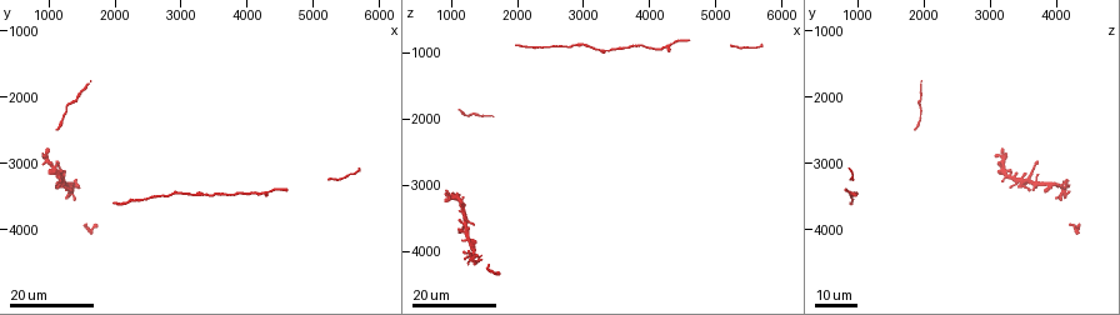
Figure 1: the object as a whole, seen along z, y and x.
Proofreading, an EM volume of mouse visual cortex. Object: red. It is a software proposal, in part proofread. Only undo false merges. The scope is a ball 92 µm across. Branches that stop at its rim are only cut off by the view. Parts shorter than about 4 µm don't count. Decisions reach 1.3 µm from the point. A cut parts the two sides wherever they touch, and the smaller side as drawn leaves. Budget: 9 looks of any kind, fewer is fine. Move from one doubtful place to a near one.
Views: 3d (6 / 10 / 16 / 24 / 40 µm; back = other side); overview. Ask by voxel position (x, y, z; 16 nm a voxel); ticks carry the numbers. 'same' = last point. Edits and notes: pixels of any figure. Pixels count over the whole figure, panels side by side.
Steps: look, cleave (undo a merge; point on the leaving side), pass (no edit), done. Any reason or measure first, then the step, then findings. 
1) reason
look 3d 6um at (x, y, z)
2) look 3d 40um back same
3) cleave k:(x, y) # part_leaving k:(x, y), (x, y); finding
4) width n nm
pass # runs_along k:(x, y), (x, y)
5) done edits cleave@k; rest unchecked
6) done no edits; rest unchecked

two arms in line, one across
look 3d 24um at (4300, 3400, 850)

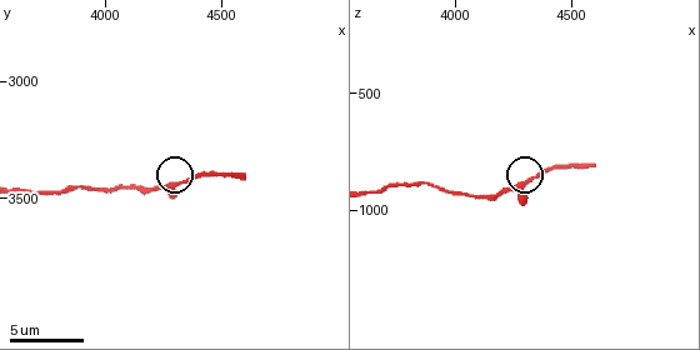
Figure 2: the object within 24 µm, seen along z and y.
look 3d 10um at (4300, 3430, 880)

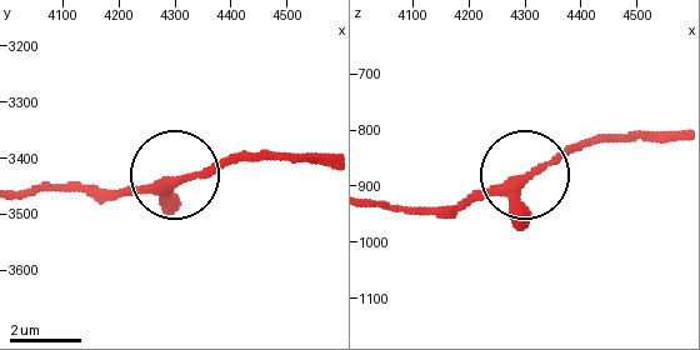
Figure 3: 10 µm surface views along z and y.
arms 3
pass # runs_along 3:(373, 206), (461, 206), (593, 138); continuous, no second neuron

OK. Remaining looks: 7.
calibre changes
look 3d 16um at (2550, 3550, 900)

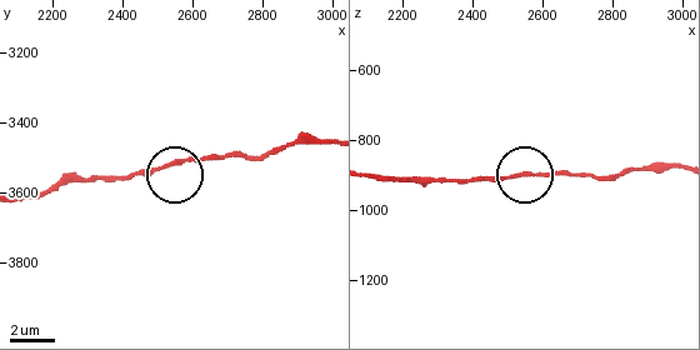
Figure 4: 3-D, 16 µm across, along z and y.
closer look
look 3d 10um at (2510, 3530, 910)

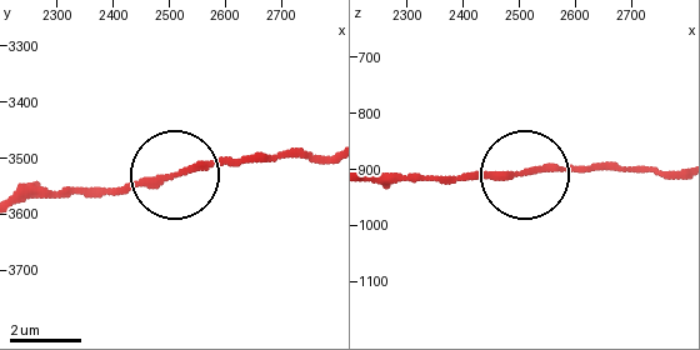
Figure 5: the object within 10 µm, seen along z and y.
width 200 nm
pass # runs_along 5:(21, 204), (39, 195), (120, 195), (200, 168), (296, 159); all the same neuron

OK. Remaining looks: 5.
calibre changes
look 3d 24um at (2800, 3500, 900)

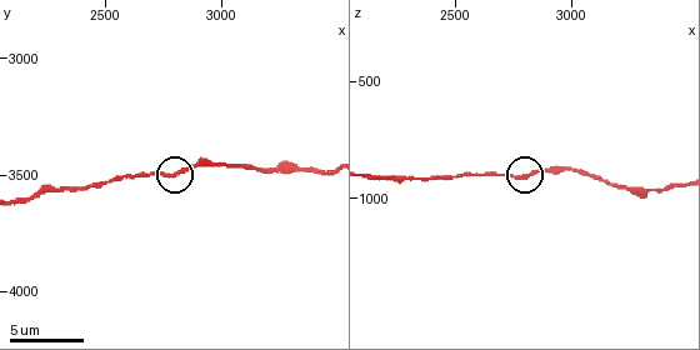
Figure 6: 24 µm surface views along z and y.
look 3d 10um at (2830, 3490, 890)

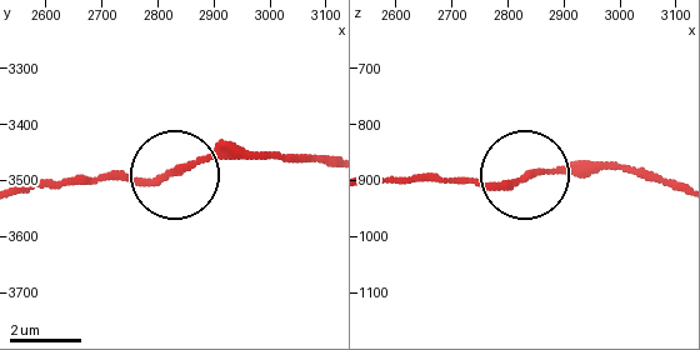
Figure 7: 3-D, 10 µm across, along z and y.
zoom in
look 3d 6um at (2845, 3485, 890)

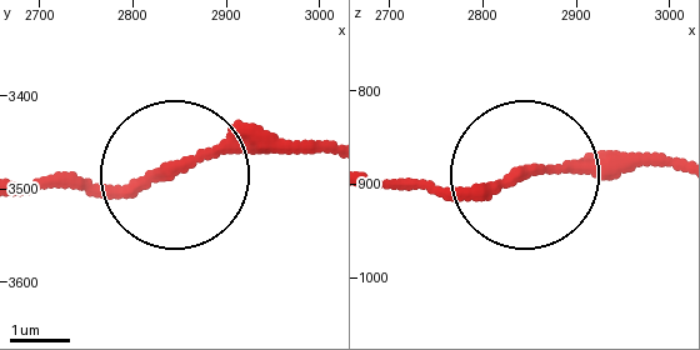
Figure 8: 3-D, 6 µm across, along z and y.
pass # runs_along 8:(374, 188), (673, 158); one neuron here

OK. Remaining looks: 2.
sudden change in width
look 3d 6um at (3360, 3470, 980)

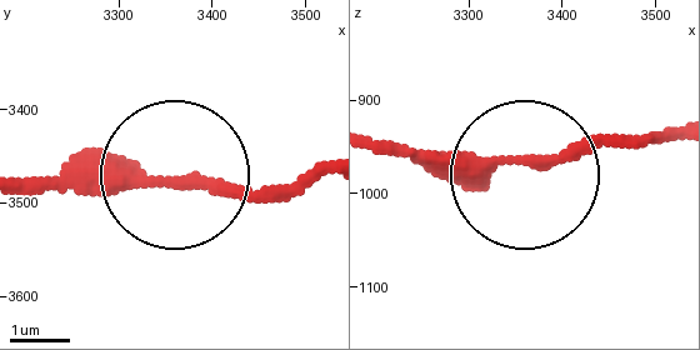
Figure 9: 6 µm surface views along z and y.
pass # continuous, no second neuron

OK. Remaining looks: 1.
done no edits; rest unchecked

